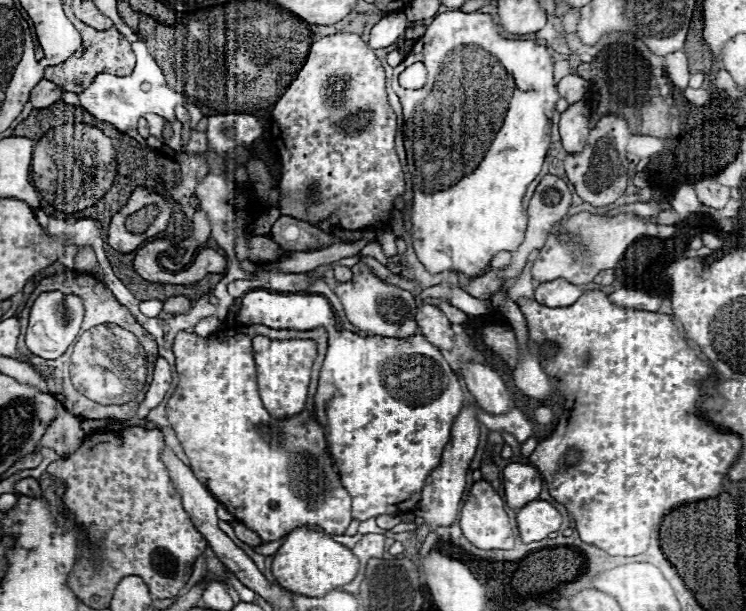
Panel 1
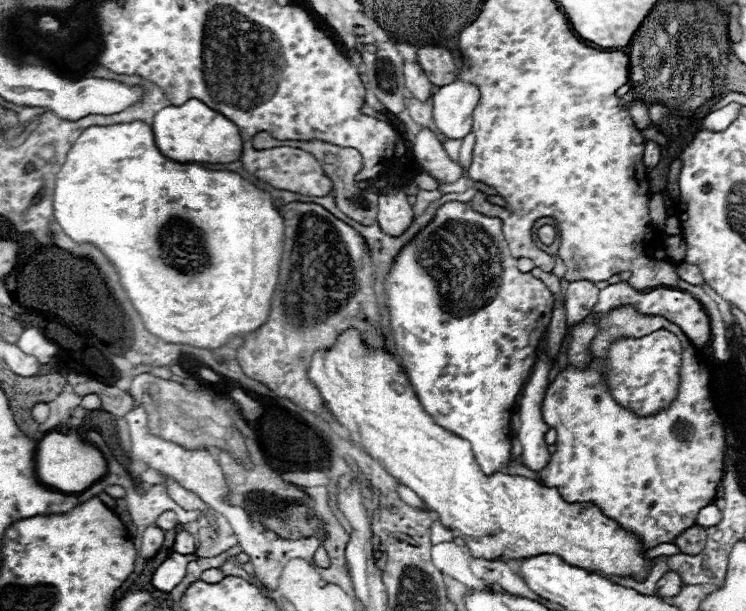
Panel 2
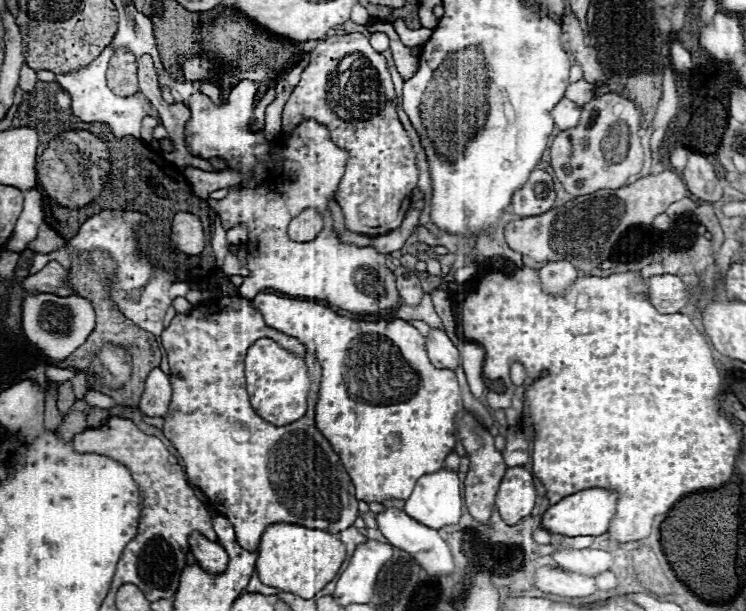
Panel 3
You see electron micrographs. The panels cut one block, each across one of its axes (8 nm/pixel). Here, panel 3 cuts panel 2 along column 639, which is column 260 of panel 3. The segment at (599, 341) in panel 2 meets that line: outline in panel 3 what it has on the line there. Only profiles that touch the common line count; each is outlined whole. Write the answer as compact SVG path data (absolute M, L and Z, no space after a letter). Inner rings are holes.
M220 296L194 306L188 316L174 316L170 326L162 332L162 346L168 354L174 390L162 430L178 450L188 480L232 522L244 550L254 552L262 532L274 522L300 524L330 534L338 534L354 524L360 512L350 476L328 440L314 426L320 366L316 358L306 352L304 344L268 328L250 300ZM264 336L278 340L278 344L286 346L290 352L302 356L312 380L306 414L302 420L286 426L266 422L254 412L250 400L246 400L246 350L254 340Z

